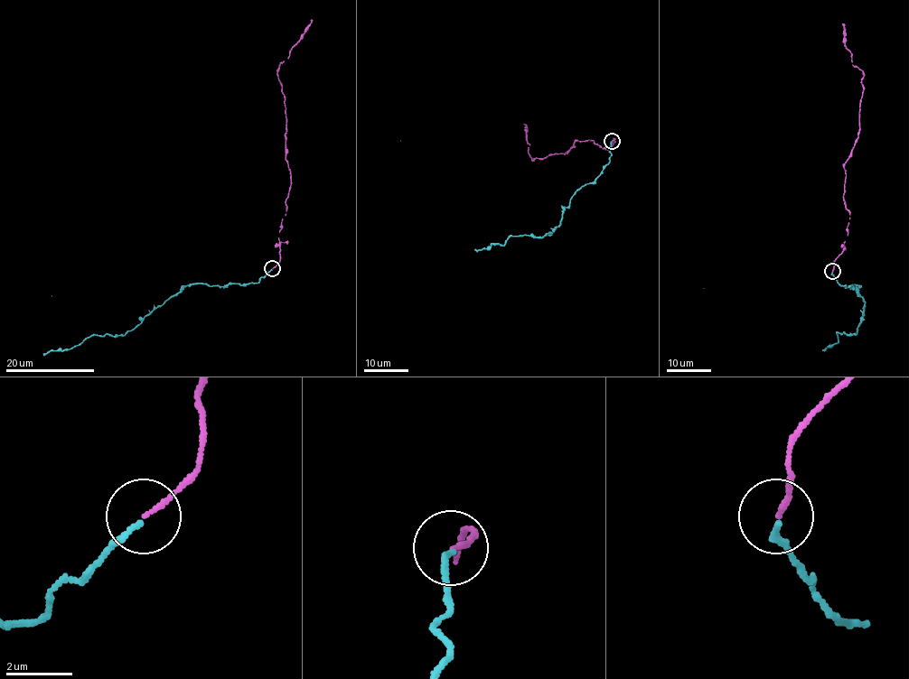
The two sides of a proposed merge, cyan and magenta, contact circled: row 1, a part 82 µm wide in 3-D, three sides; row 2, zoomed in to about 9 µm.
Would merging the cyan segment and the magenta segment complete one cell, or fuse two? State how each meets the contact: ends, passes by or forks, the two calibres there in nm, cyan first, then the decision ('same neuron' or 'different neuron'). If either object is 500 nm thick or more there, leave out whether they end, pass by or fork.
cyan ends; magenta ends; calibres 180 and 140 nm; different neuron

